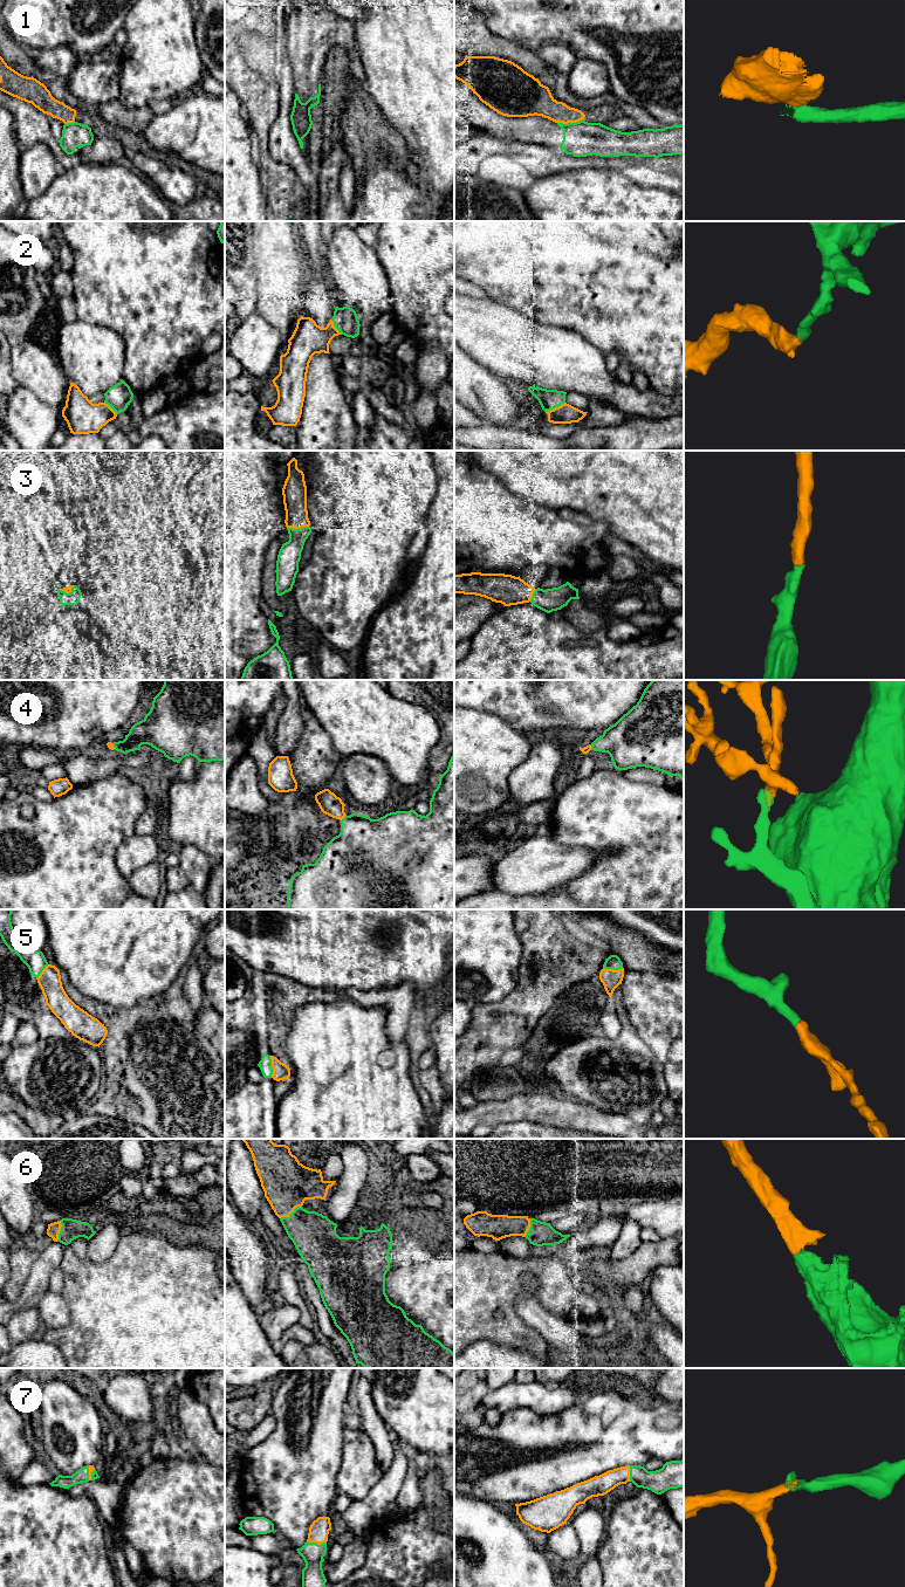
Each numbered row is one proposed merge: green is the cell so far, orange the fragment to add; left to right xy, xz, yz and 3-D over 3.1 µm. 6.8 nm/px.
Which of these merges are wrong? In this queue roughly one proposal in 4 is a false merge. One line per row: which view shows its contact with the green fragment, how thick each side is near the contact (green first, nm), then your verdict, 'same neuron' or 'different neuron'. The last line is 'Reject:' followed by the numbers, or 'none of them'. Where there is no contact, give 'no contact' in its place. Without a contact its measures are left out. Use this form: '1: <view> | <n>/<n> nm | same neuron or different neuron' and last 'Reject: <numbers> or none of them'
1: yz | 240/180 nm | different neuron
2: yz | 140/140 nm | same neuron
3: xz | 160/160 nm | same neuron
4: xz | 400/150 nm | same neuron
5: xz | 90/110 nm | same neuron
6: xz | 300/340 nm | same neuron
7: xz | 150/140 nm | same neuron
Reject: 1

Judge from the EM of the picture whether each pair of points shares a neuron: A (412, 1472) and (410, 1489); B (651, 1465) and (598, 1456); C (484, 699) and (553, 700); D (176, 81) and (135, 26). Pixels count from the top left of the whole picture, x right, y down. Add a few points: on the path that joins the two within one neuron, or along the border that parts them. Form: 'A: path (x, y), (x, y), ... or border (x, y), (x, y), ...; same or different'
A: path (412, 1476), (411, 1485); same
B: border (664, 1462), (651, 1458), (643, 1465); different
C: path (501, 700), (535, 700); same
D: path (169, 67), (160, 59), (160, 52), (149, 40); same

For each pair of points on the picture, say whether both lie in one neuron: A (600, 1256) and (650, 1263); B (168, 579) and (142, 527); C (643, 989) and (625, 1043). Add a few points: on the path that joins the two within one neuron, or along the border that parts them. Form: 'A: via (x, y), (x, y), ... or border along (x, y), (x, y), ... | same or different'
A: via (612, 1266), (637, 1266) | same
B: via (155, 567), (145, 551), (145, 540) | same
C: border along (626, 1016), (637, 1035), (648, 1045) | different

